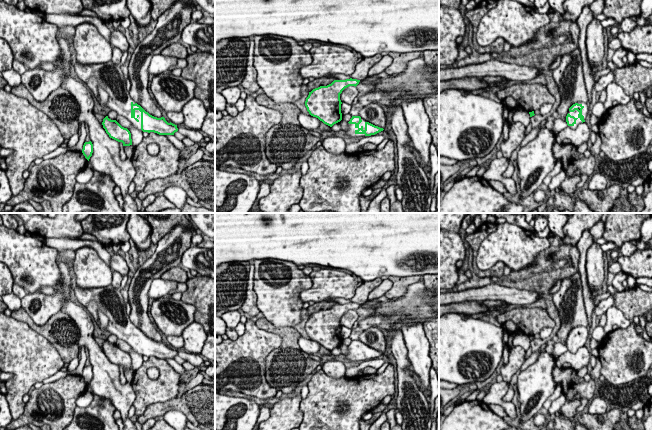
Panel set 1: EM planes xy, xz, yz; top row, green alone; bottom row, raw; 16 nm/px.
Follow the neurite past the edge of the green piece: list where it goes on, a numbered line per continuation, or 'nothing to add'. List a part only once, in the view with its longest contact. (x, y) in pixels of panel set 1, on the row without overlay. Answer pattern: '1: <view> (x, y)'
1: xy (109, 300)

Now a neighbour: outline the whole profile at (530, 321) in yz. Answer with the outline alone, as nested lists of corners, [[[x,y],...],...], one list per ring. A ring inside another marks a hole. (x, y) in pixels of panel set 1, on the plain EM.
[[[514,308],[497,316],[500,324],[512,320],[517,325],[516,332],[532,336],[540,333],[544,327],[554,328],[555,322],[545,308]]]

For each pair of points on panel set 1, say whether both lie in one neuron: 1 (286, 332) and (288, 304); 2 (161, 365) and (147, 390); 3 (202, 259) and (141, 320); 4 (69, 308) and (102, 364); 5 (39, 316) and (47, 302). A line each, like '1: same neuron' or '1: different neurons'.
1: different neurons
2: same neuron
3: different neurons
4: same neuron
5: same neuron

